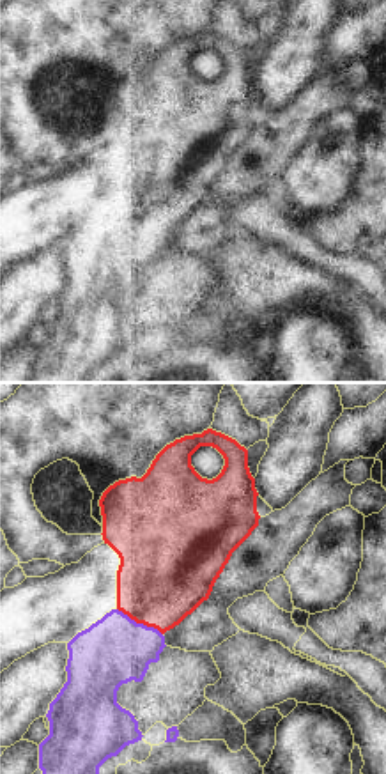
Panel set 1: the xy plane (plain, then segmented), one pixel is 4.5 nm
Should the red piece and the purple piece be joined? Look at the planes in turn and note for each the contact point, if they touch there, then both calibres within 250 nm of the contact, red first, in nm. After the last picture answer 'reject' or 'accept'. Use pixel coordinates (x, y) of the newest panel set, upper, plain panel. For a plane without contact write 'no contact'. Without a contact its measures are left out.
contact (140, 225); calibres 420 and 320 nm

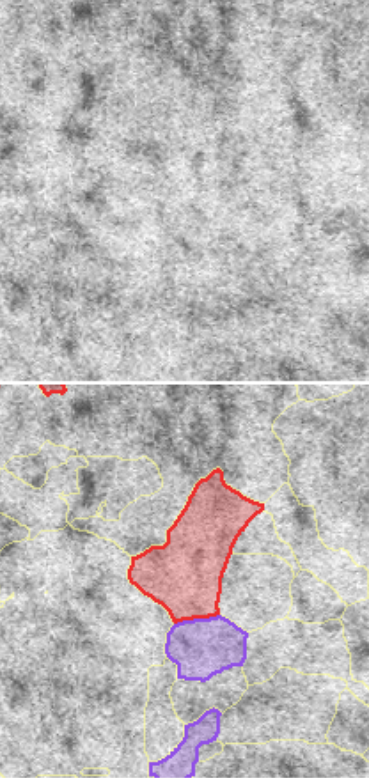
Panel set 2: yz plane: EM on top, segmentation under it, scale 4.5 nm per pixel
contact (196, 220); calibres 340 and 280 nm

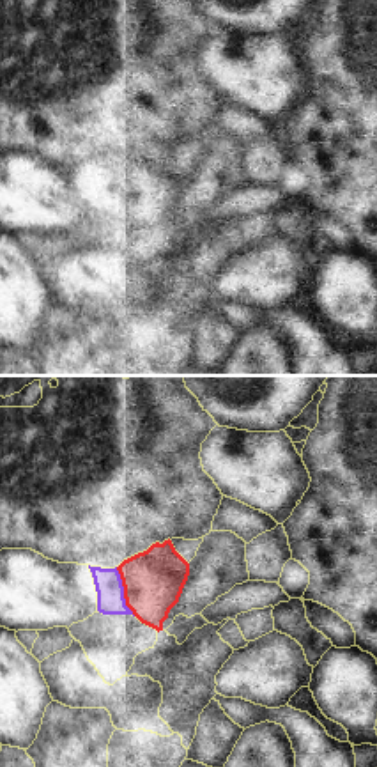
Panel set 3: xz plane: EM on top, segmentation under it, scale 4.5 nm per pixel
contact (124, 195); calibres 280 and 130 nm

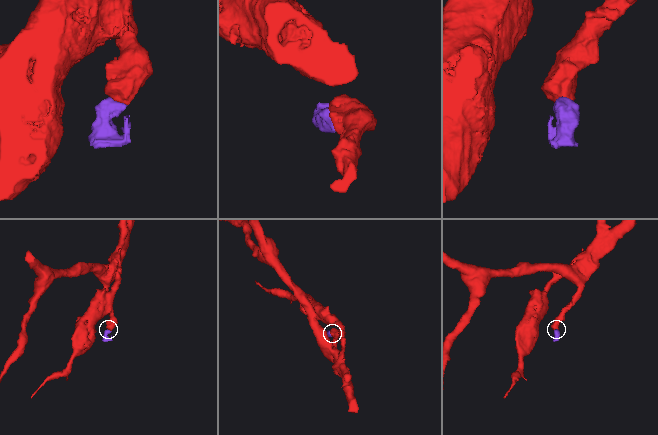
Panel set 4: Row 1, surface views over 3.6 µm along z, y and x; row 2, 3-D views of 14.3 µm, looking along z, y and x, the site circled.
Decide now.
accept

